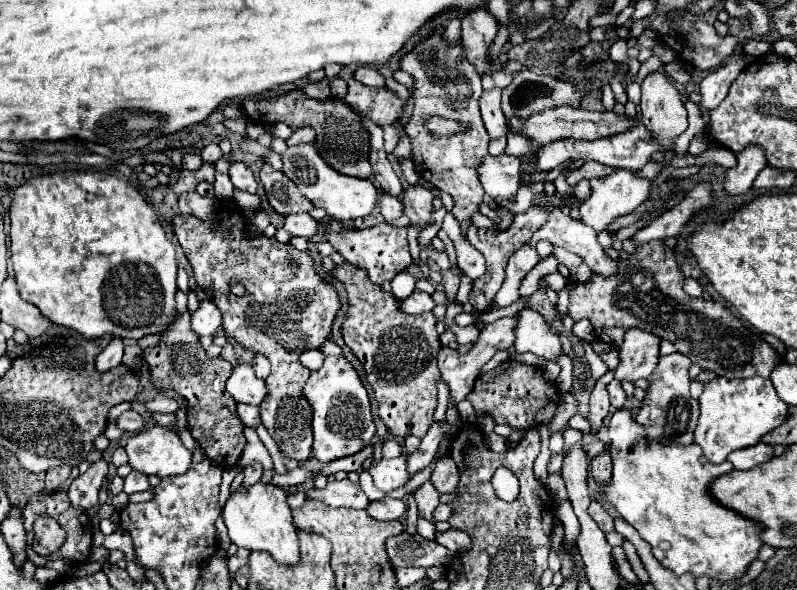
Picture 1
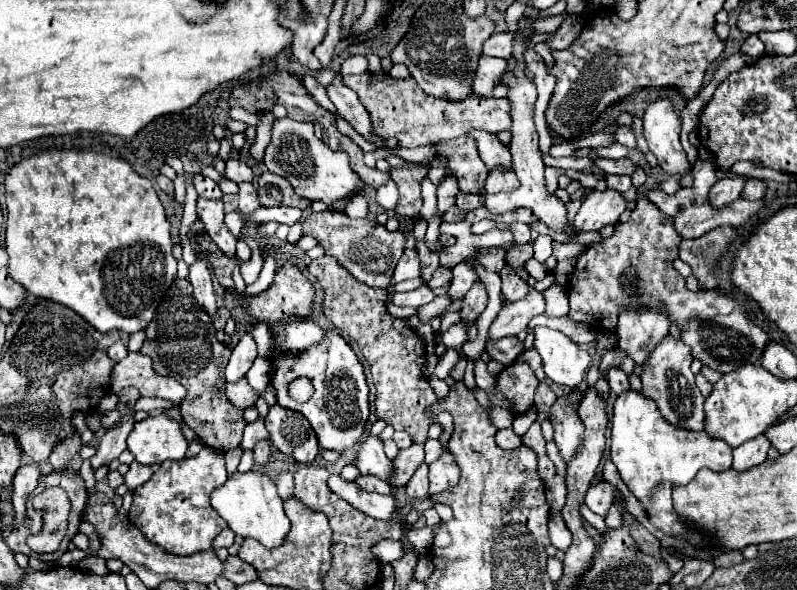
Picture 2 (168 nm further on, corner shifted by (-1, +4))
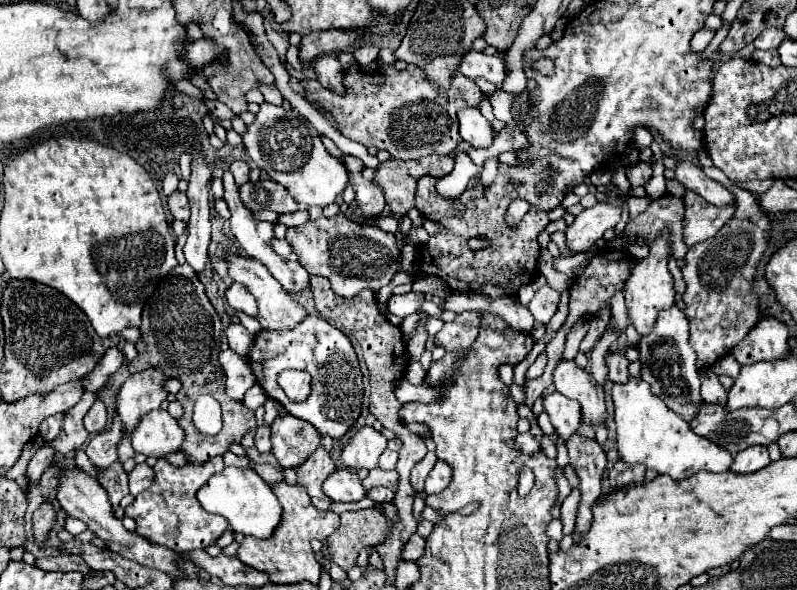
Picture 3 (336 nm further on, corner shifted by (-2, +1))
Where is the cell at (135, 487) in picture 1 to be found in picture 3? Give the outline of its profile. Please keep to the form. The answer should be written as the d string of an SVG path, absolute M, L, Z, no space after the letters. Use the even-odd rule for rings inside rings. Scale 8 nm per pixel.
M147 463L135 465L135 469L129 473L129 493L139 495L153 483L153 469Z

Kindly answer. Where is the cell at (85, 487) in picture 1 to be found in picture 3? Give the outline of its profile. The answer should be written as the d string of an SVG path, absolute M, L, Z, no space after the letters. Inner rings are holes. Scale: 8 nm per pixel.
M147 369L131 375L123 383L117 395L117 413L121 417L123 435L131 435L141 417L153 409L159 409L167 397L167 391L161 391L159 387L165 379L167 375L163 375L159 369Z

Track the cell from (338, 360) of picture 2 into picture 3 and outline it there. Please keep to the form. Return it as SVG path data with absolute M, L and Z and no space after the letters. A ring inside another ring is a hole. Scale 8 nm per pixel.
M307 315L295 329L289 331L261 331L253 341L249 363L257 383L267 391L267 395L279 401L289 415L309 421L321 435L329 435L339 441L361 415L363 383L353 345L339 329L317 315ZM285 369L303 369L311 373L311 395L305 403L289 401L277 385L279 373Z

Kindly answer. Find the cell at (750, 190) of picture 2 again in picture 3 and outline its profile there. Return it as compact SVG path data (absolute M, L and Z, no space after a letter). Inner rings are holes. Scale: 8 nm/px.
M715 166L703 169L705 174L729 189L737 199L735 215L721 227L721 231L693 247L689 247L685 255L683 277L687 289L683 293L683 301L687 305L685 315L689 319L691 335L689 343L697 353L697 367L707 369L719 357L725 355L725 347L737 345L759 321L757 315L757 297L751 293L749 281L755 275L755 267L767 249L769 241L769 217L759 211L757 199L751 191L745 191L727 178Z

